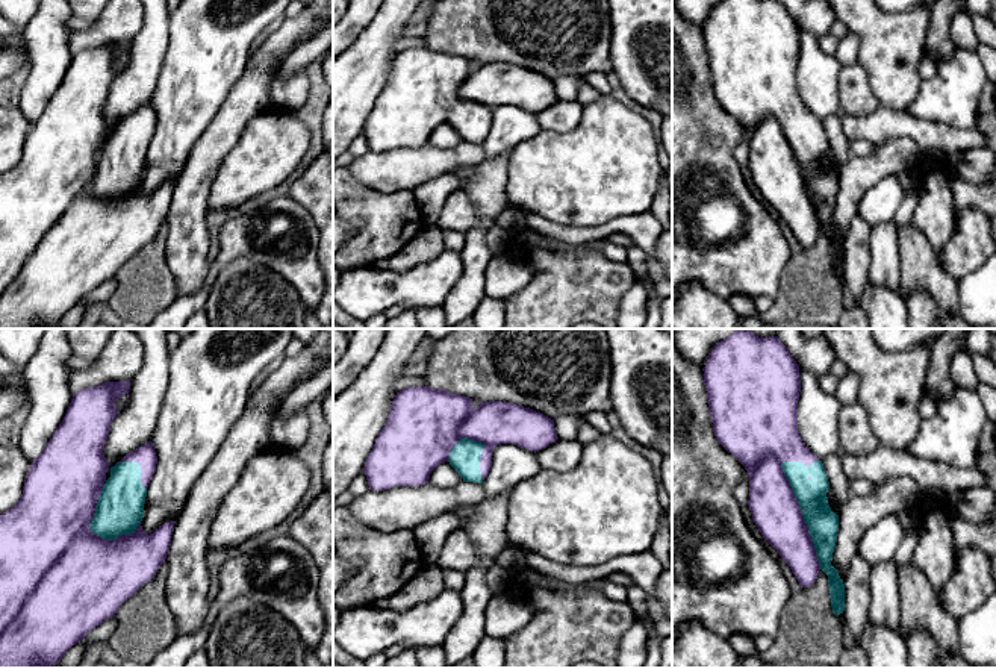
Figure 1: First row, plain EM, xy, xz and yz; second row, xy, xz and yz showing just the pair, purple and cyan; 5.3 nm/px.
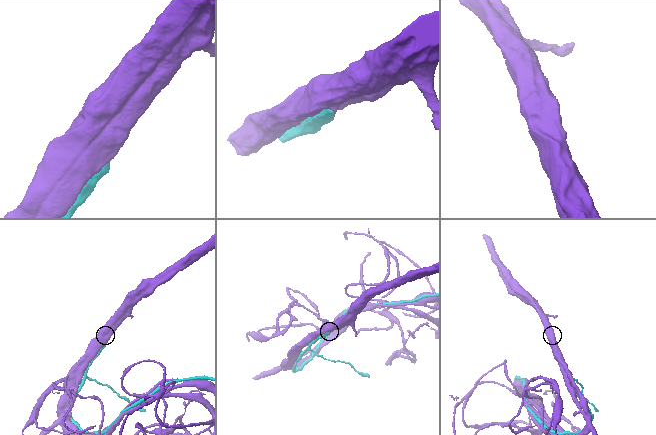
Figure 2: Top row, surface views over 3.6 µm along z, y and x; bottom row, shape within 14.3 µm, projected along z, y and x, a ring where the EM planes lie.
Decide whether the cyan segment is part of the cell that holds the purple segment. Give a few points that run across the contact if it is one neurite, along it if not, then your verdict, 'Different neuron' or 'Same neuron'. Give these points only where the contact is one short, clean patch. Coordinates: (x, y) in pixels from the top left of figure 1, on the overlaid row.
Same neuron

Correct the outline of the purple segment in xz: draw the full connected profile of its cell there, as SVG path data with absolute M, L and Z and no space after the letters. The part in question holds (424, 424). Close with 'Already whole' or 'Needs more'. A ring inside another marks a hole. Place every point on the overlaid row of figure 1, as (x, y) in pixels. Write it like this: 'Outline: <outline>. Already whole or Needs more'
Outline: M409 386L397 392L384 427L365 462L363 474L372 491L419 486L428 483L437 465L448 462L463 482L483 483L496 445L515 444L536 453L557 439L554 420L530 407L506 401L484 401L474 407L472 398L460 394Z. Needs more

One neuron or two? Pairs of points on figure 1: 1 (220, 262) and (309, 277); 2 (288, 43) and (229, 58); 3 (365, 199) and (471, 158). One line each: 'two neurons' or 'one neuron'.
1: one neuron
2: two neurons
3: two neurons

